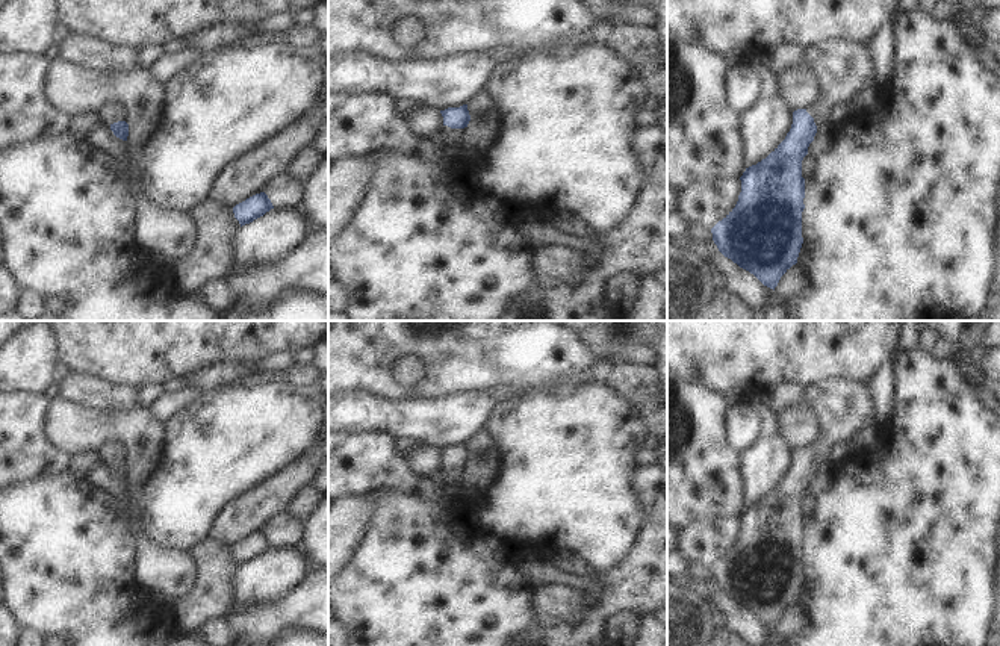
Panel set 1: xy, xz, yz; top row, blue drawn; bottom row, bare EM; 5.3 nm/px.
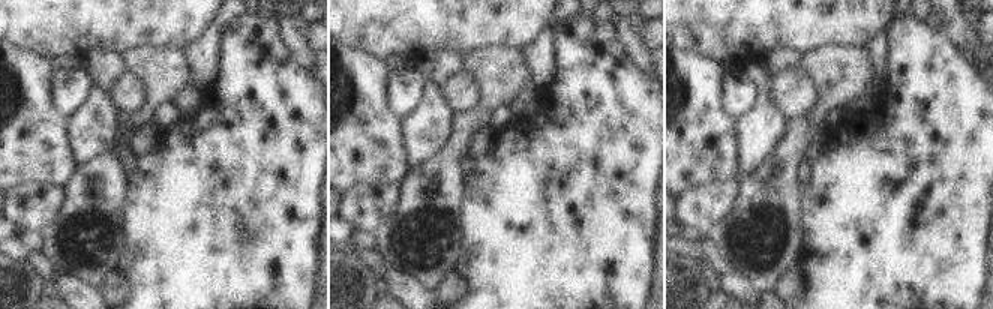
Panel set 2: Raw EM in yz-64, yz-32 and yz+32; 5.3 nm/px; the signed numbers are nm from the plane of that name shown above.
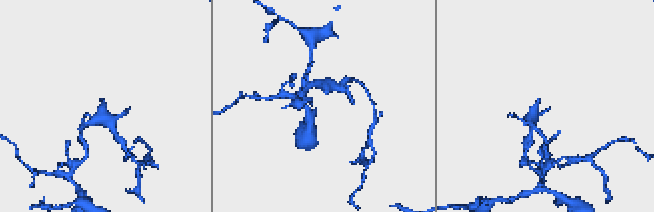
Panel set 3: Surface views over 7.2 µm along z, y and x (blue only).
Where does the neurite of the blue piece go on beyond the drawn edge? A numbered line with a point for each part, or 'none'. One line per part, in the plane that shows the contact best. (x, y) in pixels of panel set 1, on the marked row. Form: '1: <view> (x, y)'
1: xz (448, 135)

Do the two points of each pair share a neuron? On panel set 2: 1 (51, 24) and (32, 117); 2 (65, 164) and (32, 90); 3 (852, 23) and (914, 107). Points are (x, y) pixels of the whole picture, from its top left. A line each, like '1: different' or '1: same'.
1: different
2: same
3: different

